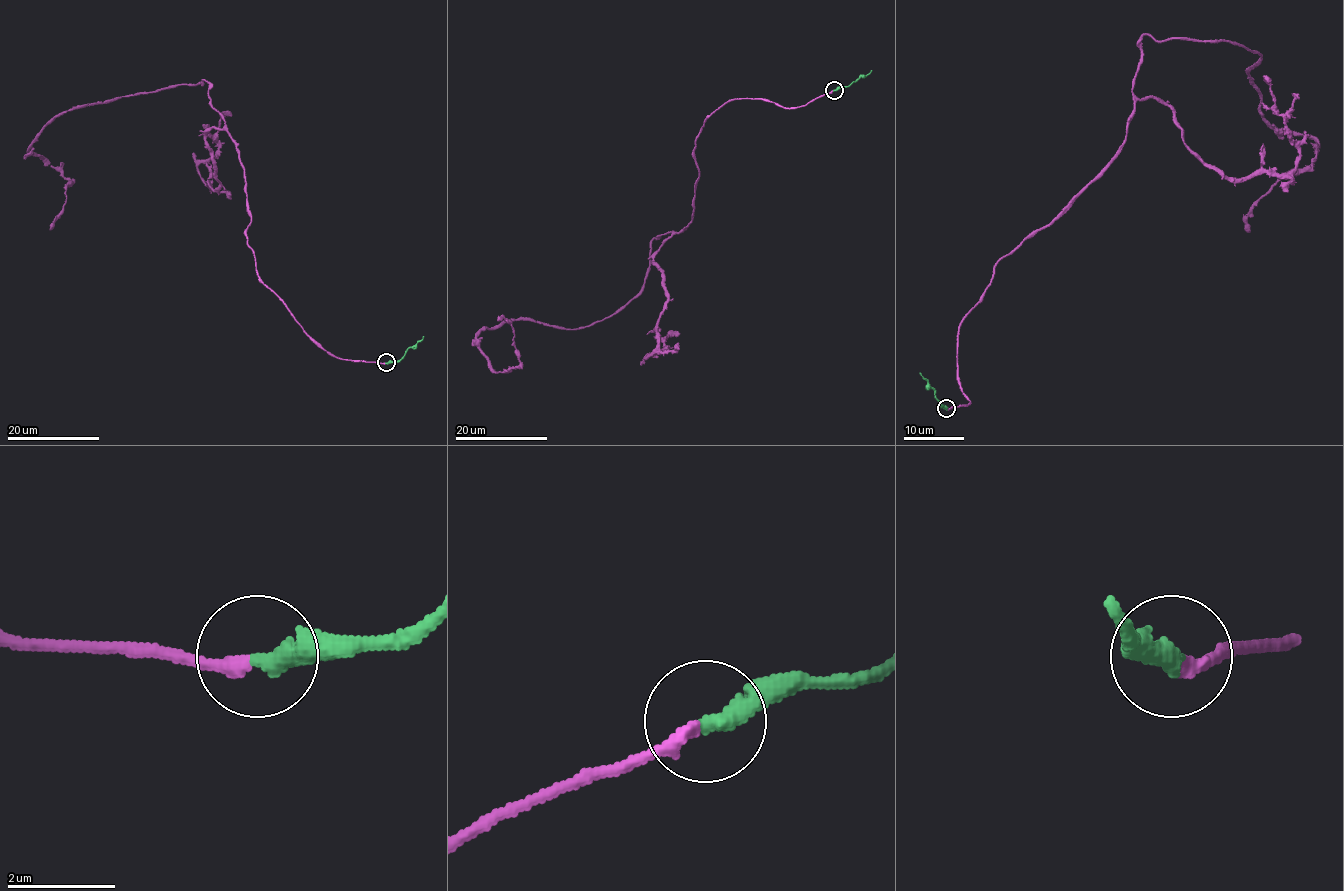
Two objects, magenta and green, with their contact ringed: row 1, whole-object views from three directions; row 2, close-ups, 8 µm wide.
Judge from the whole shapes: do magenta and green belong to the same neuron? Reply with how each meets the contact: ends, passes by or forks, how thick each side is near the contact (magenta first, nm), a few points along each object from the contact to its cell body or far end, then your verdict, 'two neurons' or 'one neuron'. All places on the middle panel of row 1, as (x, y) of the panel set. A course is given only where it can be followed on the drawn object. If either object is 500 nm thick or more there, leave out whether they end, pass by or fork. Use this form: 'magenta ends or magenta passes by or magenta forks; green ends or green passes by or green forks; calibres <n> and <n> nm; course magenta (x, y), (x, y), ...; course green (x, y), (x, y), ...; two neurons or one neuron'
magenta ends; green ends; calibres 260 and 400 nm; course magenta (833, 90), (710, 116), (692, 219), (652, 240), (612, 314), (484, 328), (498, 373), (519, 364), (498, 320); course green (833, 90), (846, 87), (871, 70); one neuron

